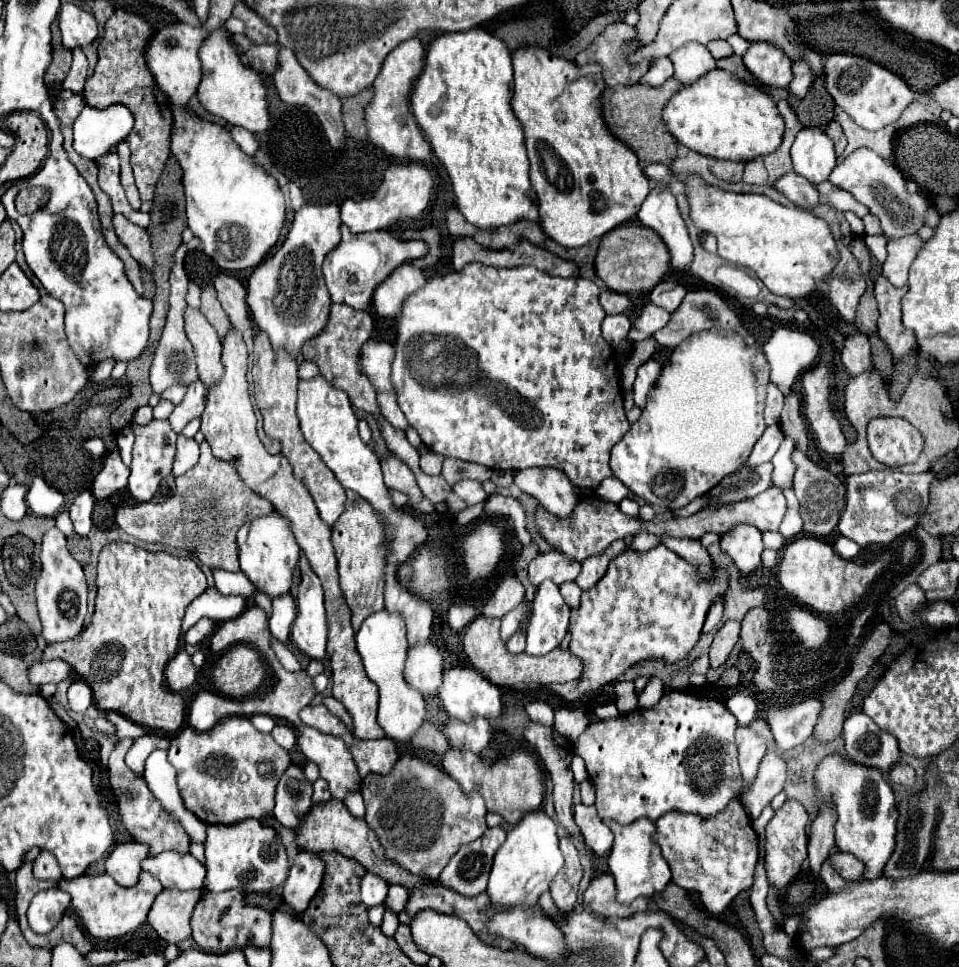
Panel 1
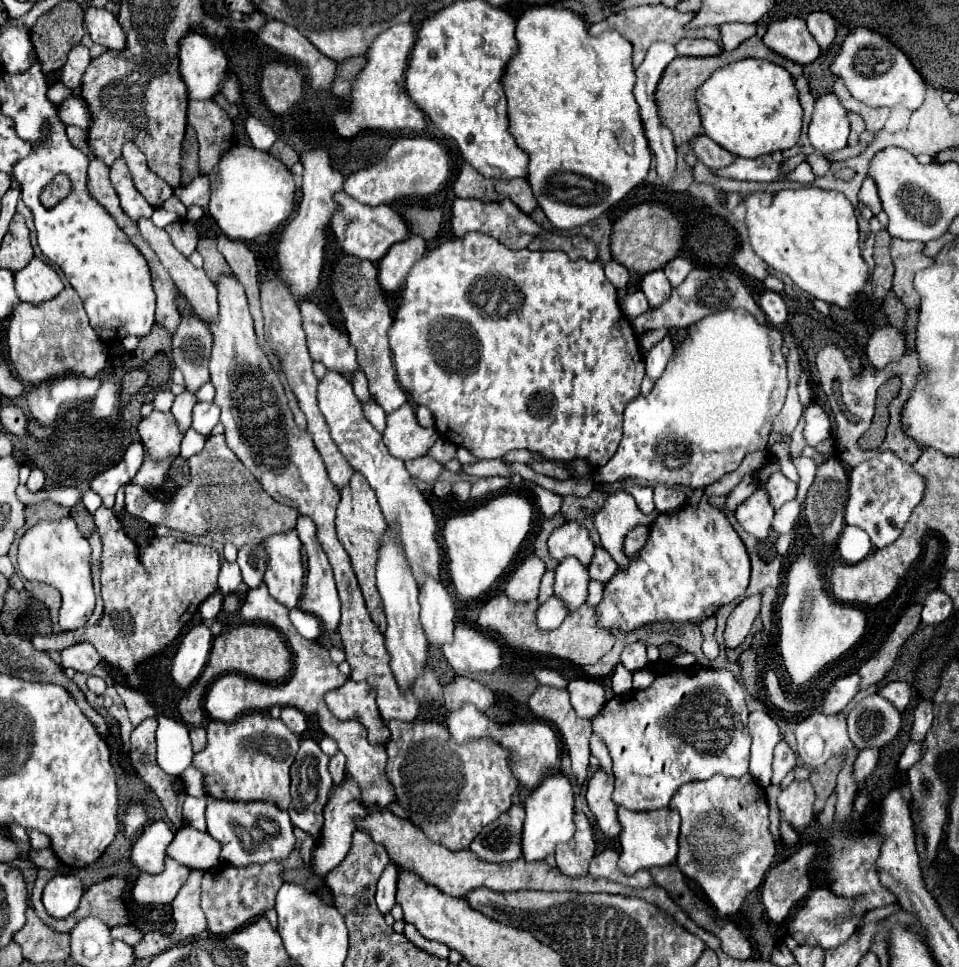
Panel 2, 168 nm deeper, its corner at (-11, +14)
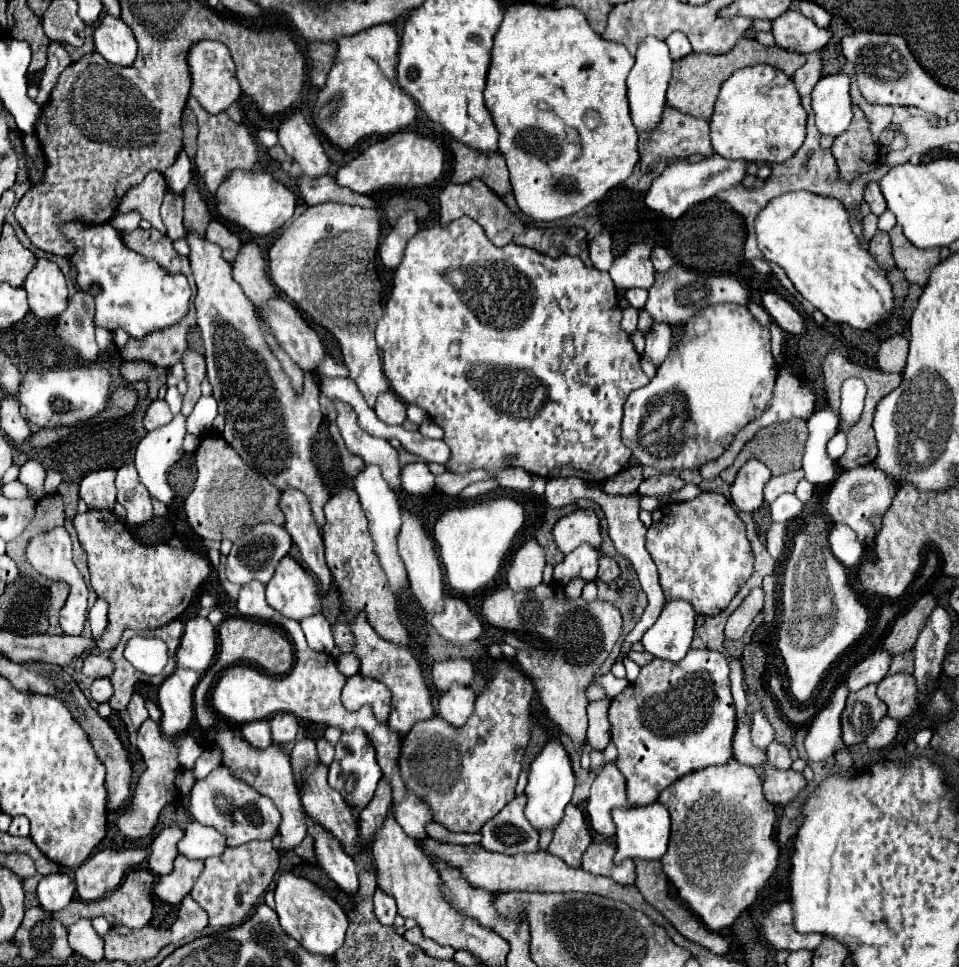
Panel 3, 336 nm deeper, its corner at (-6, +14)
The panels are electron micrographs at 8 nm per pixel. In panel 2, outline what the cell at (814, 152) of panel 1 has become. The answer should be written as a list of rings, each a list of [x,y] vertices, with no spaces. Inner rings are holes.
[[[834,92],[822,94],[816,100],[808,138],[818,154],[828,154],[846,146],[846,138],[850,132],[846,114],[846,108]]]

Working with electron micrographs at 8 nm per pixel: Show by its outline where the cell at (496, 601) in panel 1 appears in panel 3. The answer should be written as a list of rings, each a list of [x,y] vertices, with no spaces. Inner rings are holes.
[[[527,540],[515,554],[511,568],[507,572],[507,584],[513,592],[531,590],[541,584],[541,574],[545,568],[545,554],[537,540]]]

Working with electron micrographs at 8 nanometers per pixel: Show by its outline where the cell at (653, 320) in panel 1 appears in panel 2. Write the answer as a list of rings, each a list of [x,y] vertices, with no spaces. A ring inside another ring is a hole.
[[[654,270],[654,272],[644,274],[640,280],[640,288],[650,302],[650,308],[660,306],[672,292],[672,286],[670,286],[670,282],[662,270]]]

